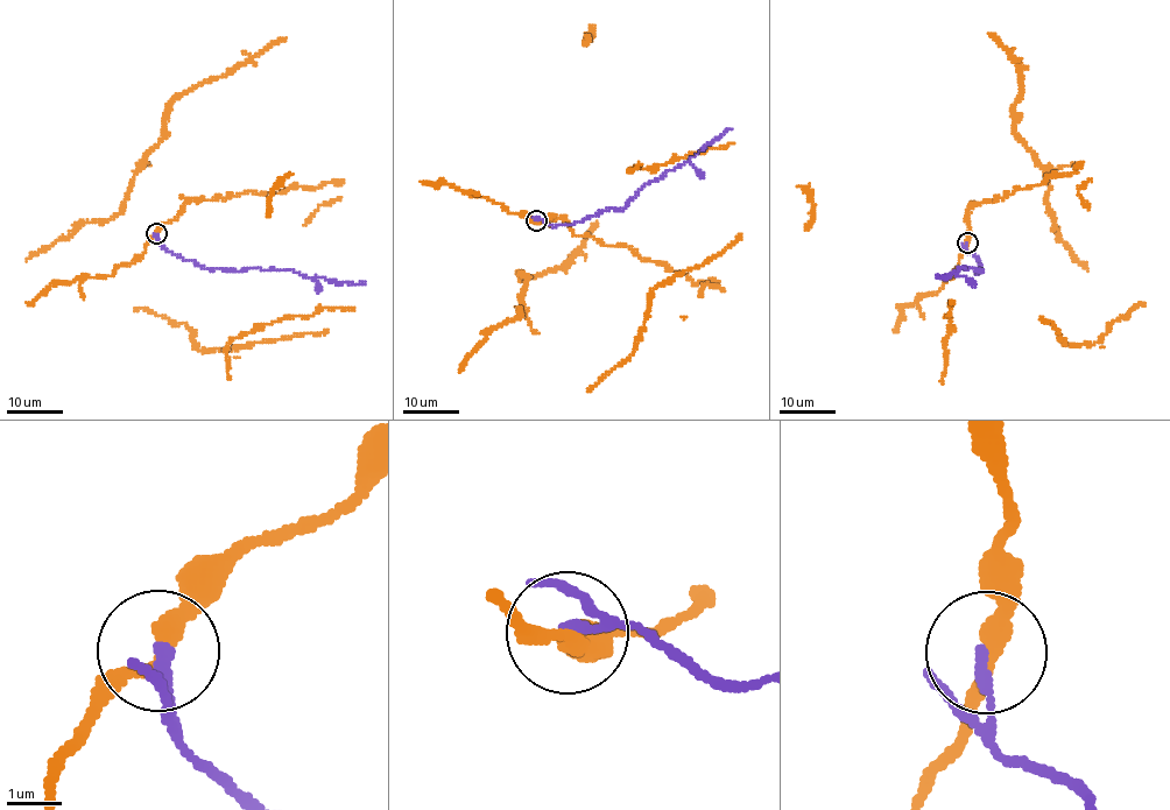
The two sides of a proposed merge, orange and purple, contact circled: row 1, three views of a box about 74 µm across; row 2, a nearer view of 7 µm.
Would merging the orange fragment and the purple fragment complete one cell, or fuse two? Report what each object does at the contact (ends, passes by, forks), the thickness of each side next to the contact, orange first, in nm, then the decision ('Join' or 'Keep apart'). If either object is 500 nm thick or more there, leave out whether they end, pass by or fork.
At the ring orange passes by. At the ring purple ends. Thickness 280 nm (orange) against 200 nm. Keep apart

